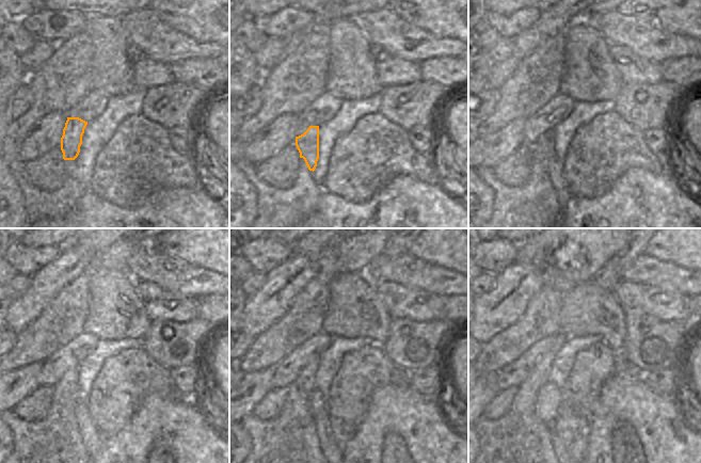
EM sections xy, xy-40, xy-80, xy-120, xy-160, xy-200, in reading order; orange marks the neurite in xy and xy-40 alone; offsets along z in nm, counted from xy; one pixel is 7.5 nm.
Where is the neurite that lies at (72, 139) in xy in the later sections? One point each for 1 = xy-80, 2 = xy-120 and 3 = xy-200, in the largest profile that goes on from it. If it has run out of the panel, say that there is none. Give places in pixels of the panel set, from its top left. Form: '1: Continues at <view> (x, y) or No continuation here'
1: Continues at xy-80 (545, 146)
2: Continues at xy-120 (91, 437)
3: Continues at xy-200 (557, 444)

